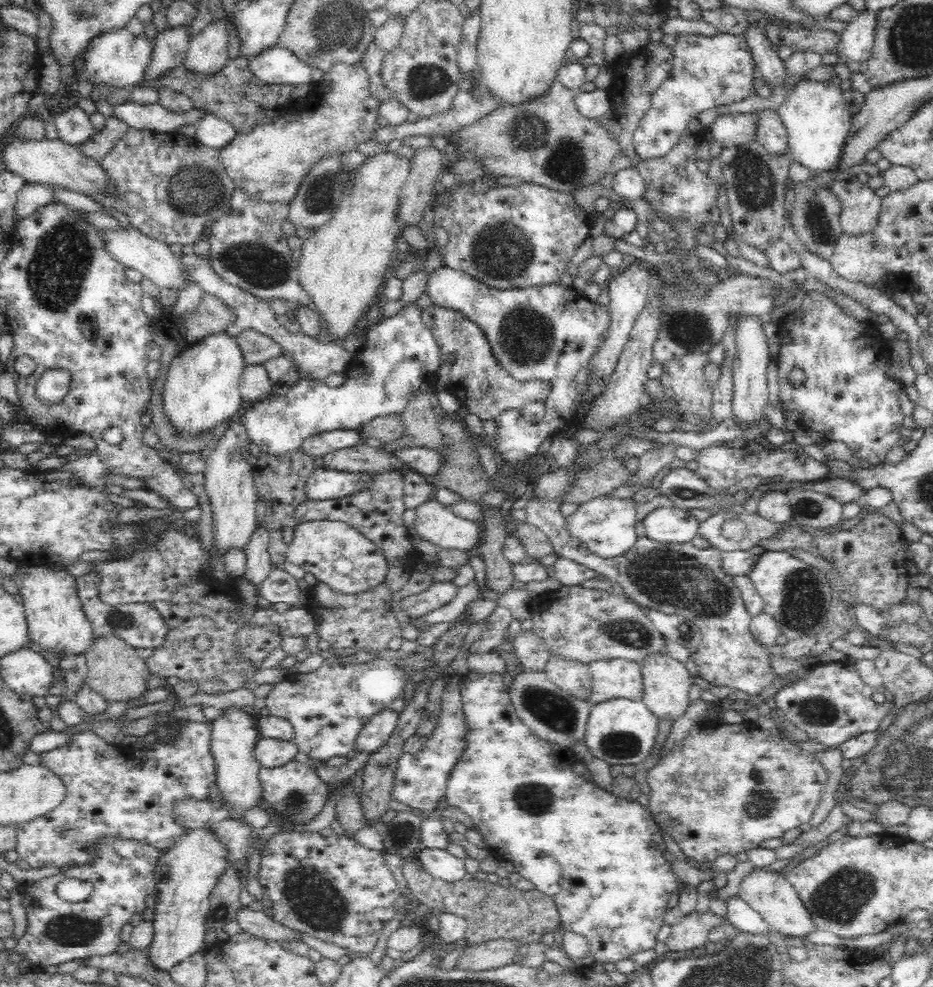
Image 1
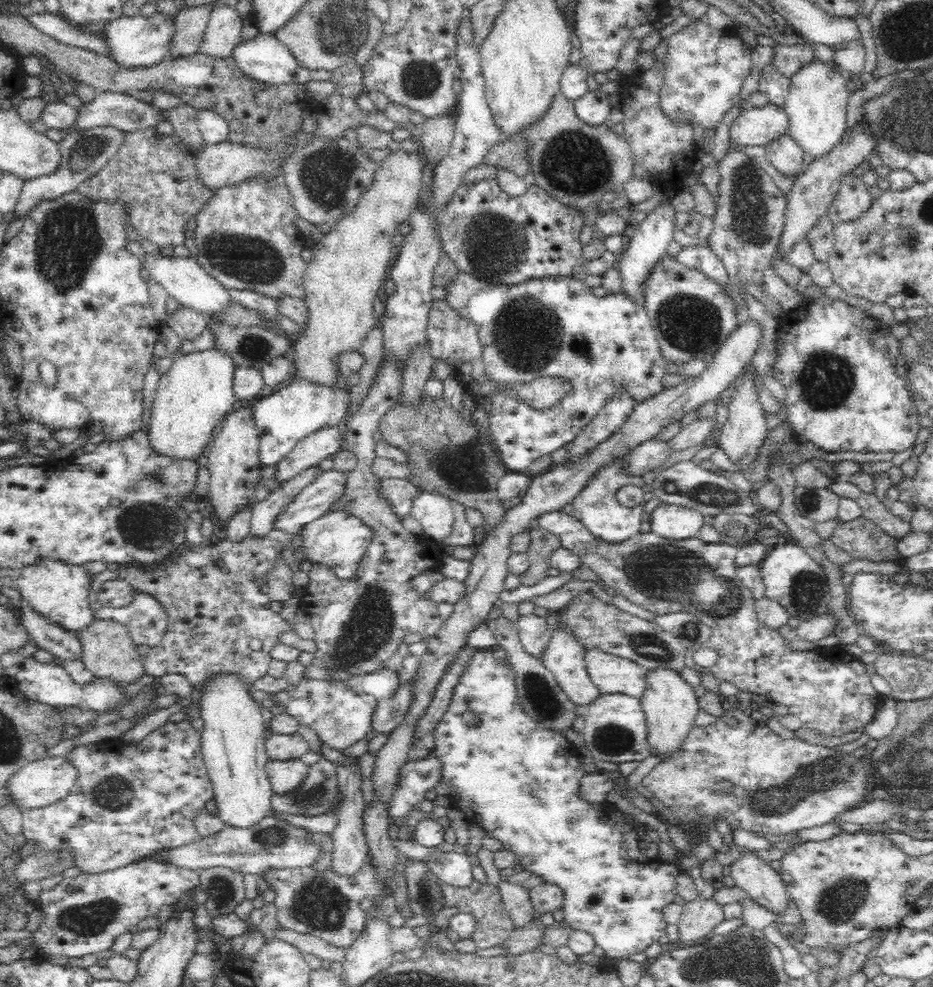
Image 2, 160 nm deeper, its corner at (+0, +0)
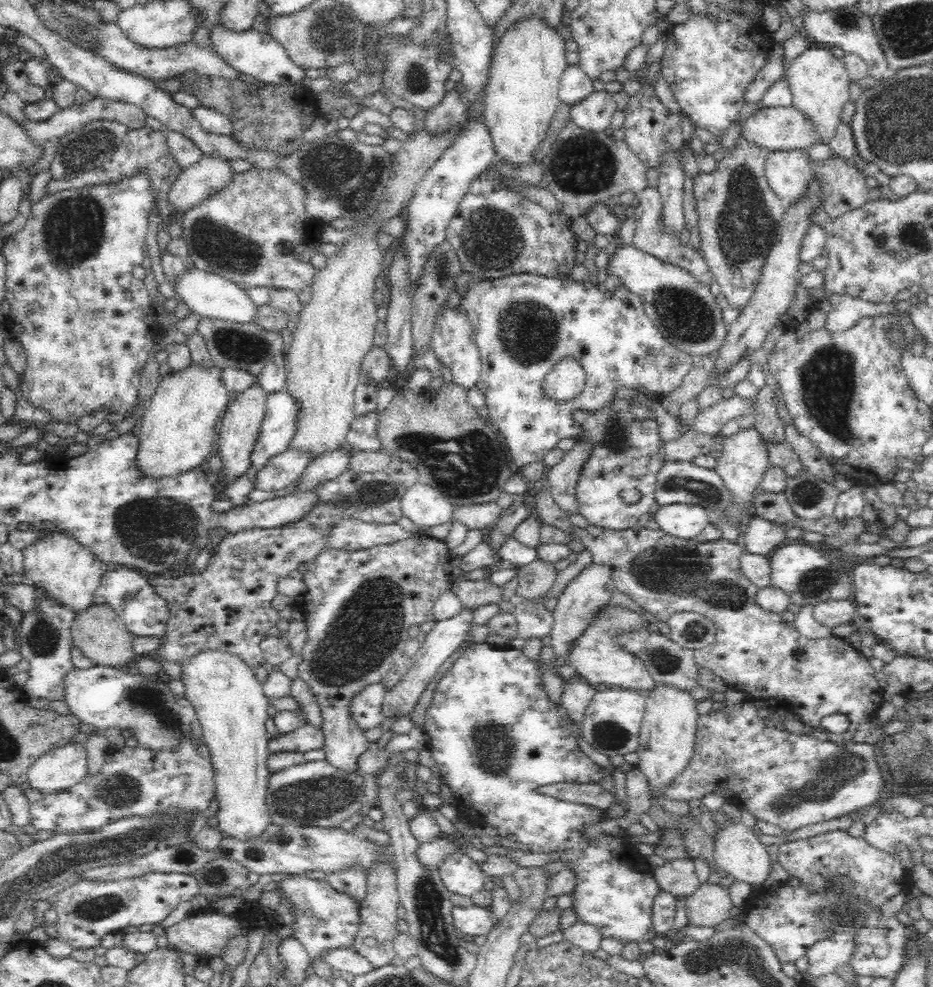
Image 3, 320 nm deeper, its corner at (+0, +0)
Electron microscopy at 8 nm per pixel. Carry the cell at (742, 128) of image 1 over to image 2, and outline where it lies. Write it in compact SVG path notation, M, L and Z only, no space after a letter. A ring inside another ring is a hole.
M767 103L740 111L729 136L740 146L766 146L782 135L789 135L788 115L783 107Z

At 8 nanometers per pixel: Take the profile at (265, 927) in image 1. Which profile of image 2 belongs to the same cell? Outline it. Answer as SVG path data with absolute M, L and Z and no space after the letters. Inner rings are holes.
M280 929L275 932L276 938L291 942L297 946L302 953L310 953L321 960L330 962L343 962L345 959L345 949L342 947L328 944L324 939L314 935L300 934L288 929Z

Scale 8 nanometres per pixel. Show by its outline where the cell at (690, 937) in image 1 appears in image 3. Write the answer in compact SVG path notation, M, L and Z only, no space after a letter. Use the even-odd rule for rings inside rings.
M700 883L699 888L684 899L685 912L692 926L714 927L731 916L733 904L729 888L719 884Z

